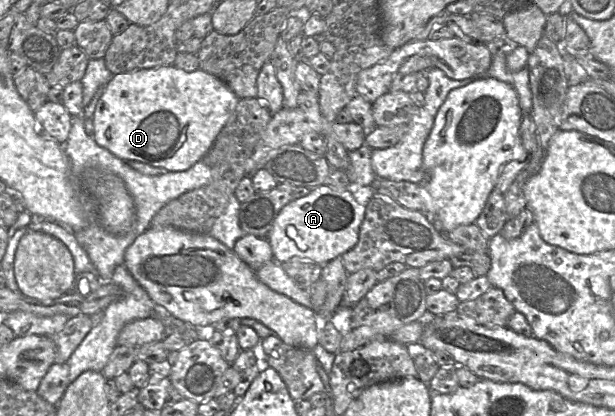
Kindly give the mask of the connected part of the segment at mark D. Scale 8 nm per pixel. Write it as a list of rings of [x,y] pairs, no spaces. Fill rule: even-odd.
[[[174,65],[160,66],[151,69],[140,69],[129,73],[116,74],[110,82],[103,88],[103,93],[99,98],[92,117],[94,125],[95,142],[110,151],[113,155],[126,162],[139,162],[152,167],[164,168],[167,171],[185,171],[200,161],[213,146],[218,134],[225,126],[230,116],[234,112],[239,98],[235,93],[217,77],[202,70],[186,72],[178,69]]]

